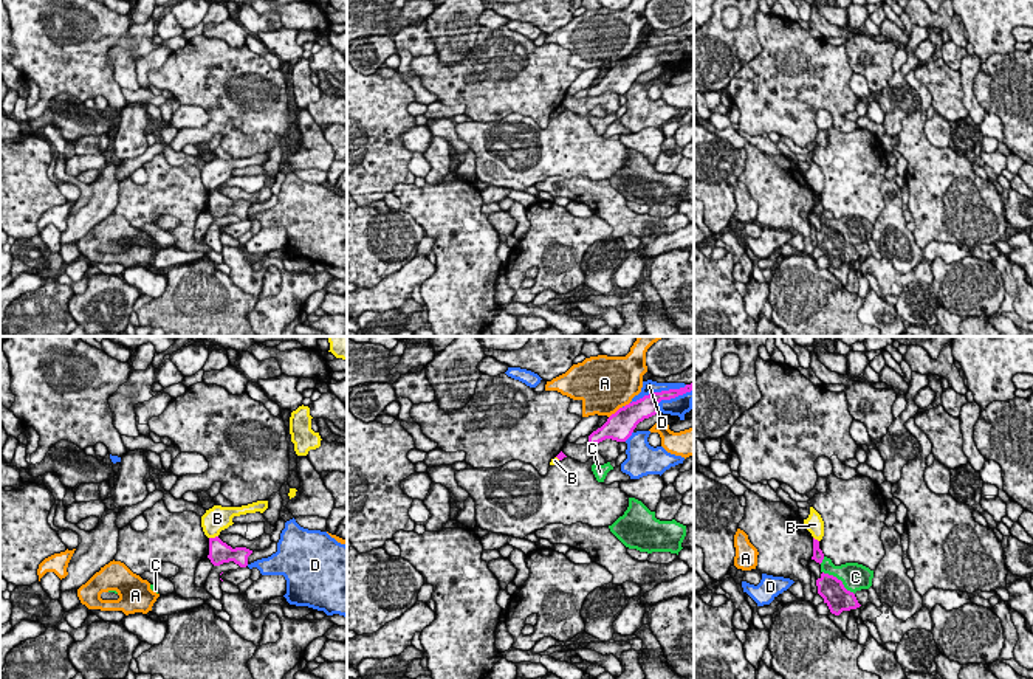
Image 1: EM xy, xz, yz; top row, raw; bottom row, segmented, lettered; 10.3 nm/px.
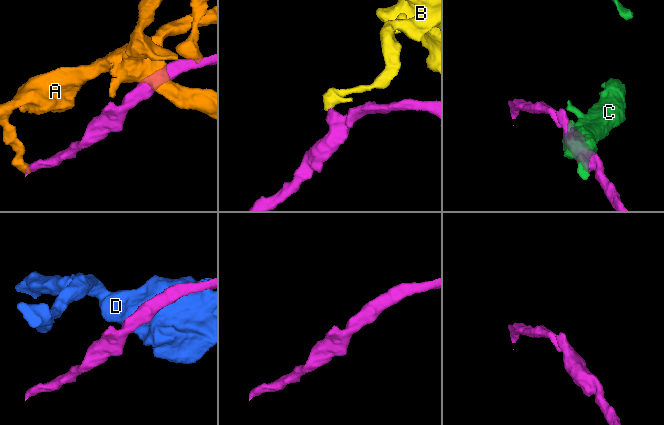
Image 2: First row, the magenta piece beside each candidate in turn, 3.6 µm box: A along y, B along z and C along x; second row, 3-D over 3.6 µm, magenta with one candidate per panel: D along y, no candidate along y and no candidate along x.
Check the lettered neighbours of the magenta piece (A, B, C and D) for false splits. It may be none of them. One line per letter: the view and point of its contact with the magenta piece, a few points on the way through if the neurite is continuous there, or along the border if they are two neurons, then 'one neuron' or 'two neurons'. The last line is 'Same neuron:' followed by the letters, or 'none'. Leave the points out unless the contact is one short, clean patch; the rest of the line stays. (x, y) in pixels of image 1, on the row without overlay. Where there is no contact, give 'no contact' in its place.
A: contact xz (617, 64); two neurons
B: contact xy (212, 191); border xy (217, 188), (209, 191); two neurons
C: contact yz (840, 233); two neurons
D: contact xz (658, 45); two neurons
Same neuron: none

